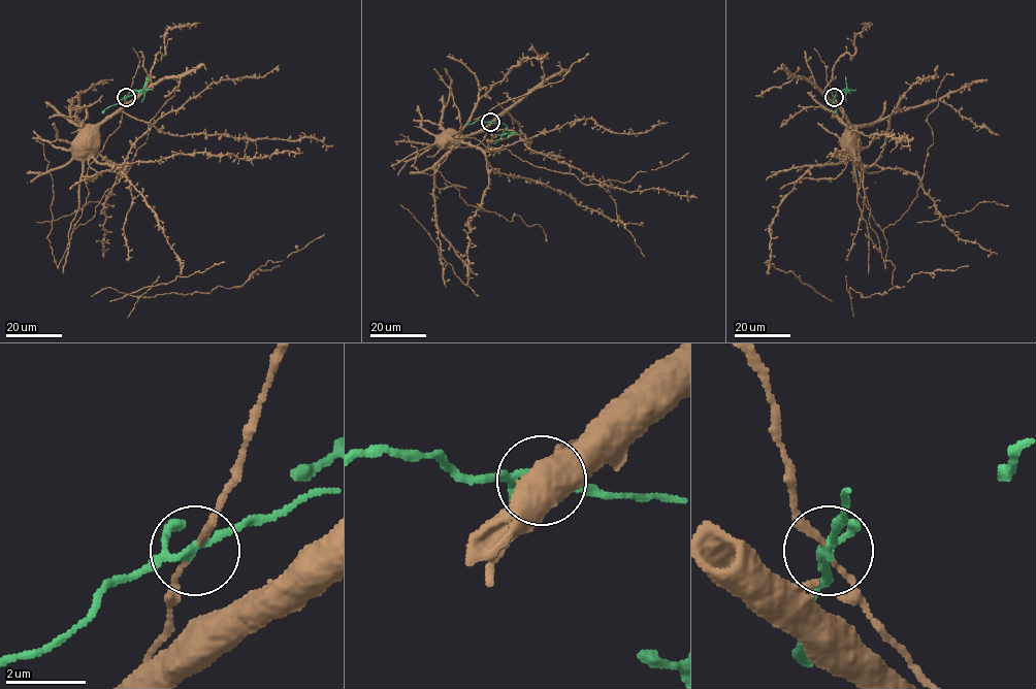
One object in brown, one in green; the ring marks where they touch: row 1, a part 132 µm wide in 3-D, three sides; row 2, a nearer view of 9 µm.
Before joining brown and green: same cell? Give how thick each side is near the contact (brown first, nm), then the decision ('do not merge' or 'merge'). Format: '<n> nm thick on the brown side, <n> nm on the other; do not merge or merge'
130 nm thick on the brown side, 140 nm on the other; do not merge

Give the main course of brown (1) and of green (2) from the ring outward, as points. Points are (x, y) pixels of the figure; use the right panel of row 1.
1: (834, 97), (847, 125), (842, 143), (848, 142)
2: (834, 97), (838, 90), (855, 90)

